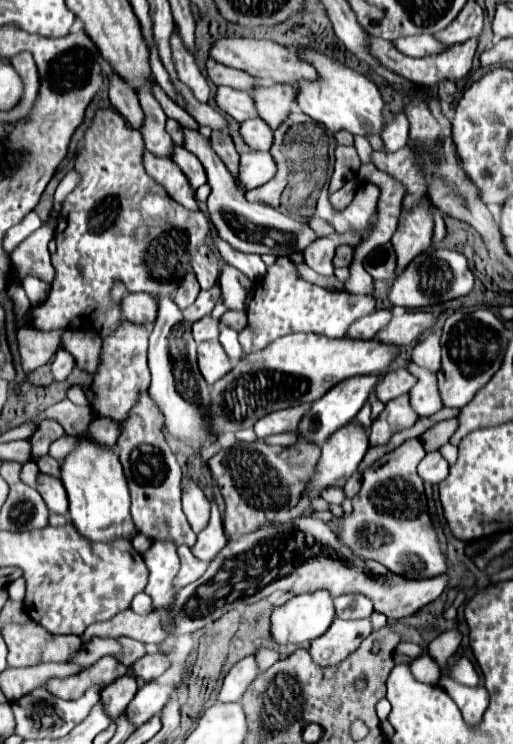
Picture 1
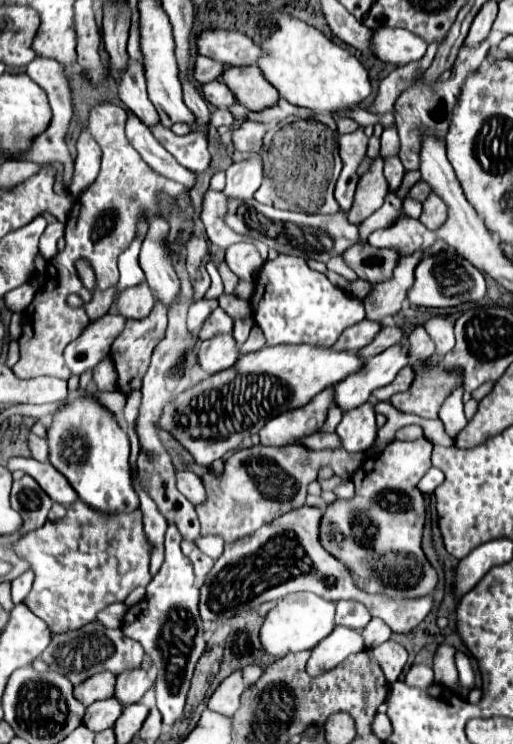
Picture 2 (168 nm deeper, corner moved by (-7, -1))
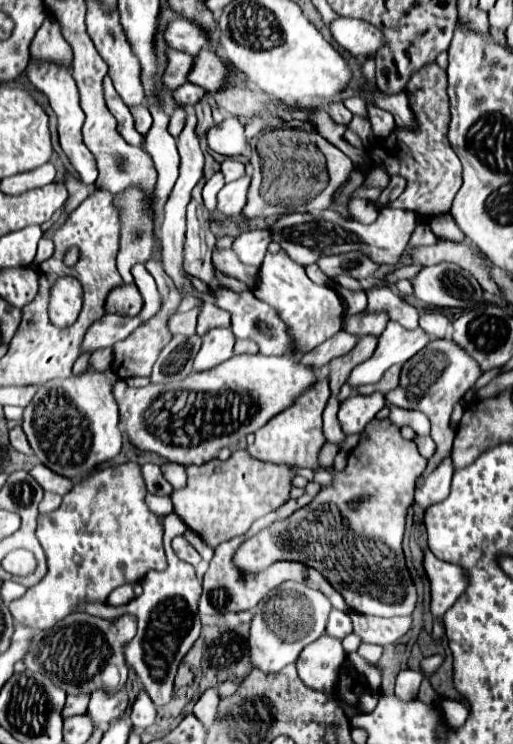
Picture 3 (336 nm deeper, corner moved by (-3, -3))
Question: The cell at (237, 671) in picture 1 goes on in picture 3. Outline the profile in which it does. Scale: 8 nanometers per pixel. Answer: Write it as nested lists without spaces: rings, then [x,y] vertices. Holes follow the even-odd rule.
[[[209,688],[195,704],[193,708],[193,714],[205,724],[205,726],[211,726],[215,722],[215,712],[217,712],[217,706],[219,706],[219,692],[217,688]]]

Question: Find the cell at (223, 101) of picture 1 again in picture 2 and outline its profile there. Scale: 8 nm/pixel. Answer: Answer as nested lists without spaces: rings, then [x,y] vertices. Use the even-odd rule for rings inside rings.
[[[219,80],[203,84],[201,92],[203,92],[203,98],[207,98],[207,102],[211,102],[215,108],[229,108],[231,104],[237,102],[235,96],[231,94],[231,90]]]

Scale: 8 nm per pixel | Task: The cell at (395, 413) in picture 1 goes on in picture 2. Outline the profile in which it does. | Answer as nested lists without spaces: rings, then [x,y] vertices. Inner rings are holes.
[[[435,358],[427,362],[411,364],[415,380],[407,392],[391,396],[391,404],[407,414],[419,414],[425,418],[439,418],[439,408],[445,398],[463,386],[463,372],[445,370]]]

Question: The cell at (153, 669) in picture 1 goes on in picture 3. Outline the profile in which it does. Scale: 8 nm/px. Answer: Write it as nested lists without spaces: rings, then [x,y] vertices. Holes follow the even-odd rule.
[[[103,690],[93,692],[91,694],[91,702],[89,702],[89,710],[87,714],[91,714],[95,726],[107,726],[111,720],[119,718],[129,706],[129,692],[127,690],[119,690],[115,694],[107,694]]]

